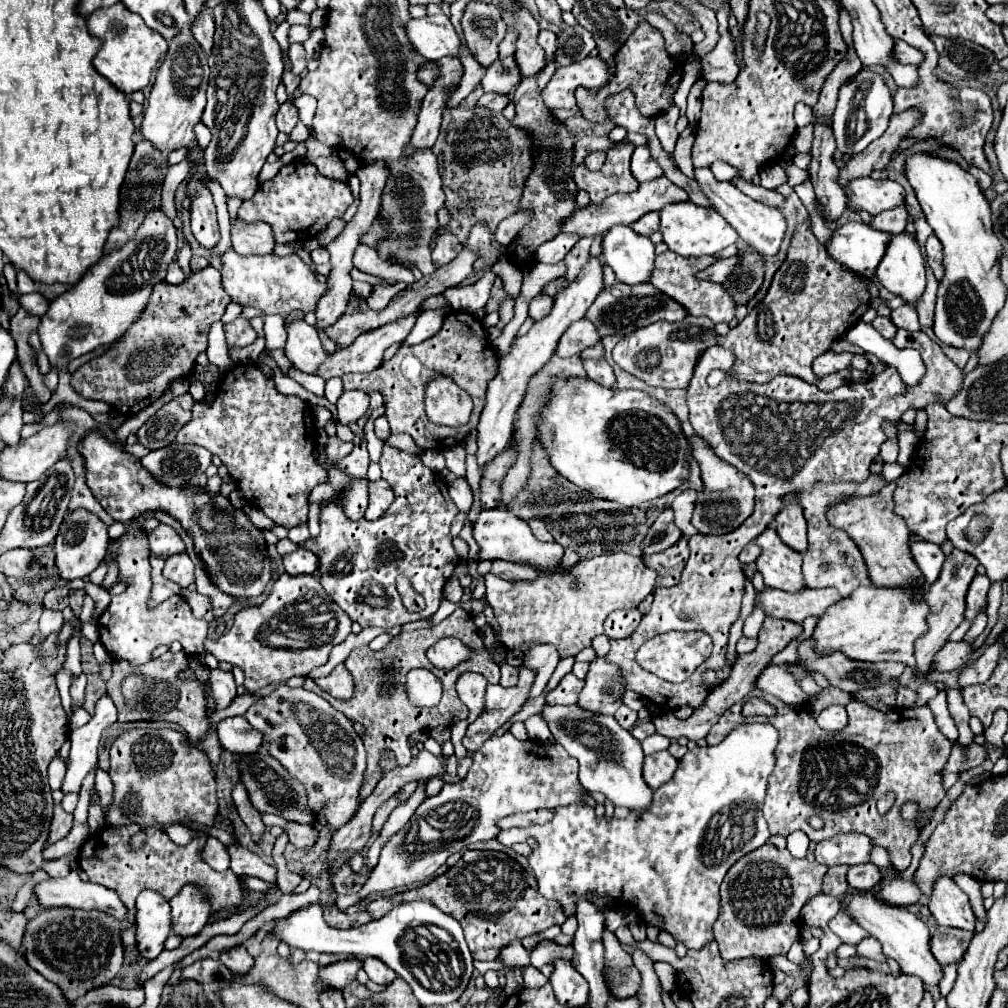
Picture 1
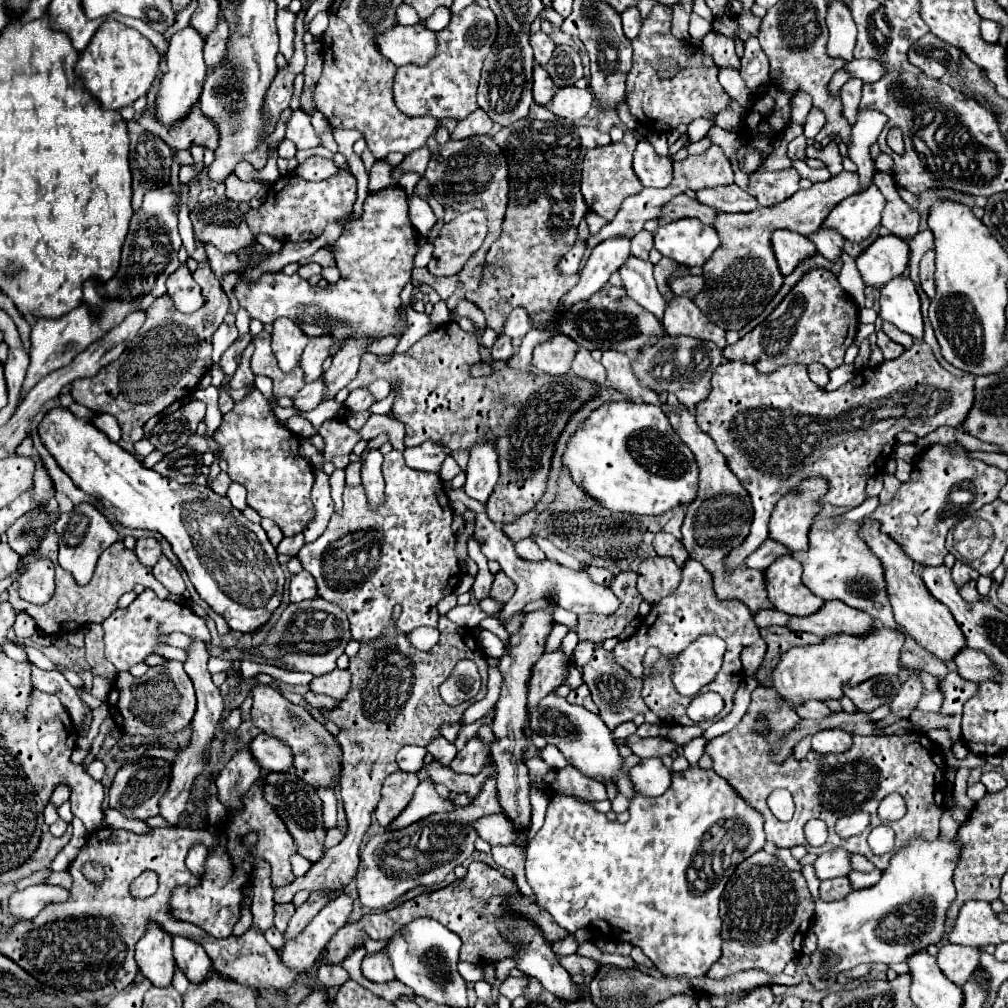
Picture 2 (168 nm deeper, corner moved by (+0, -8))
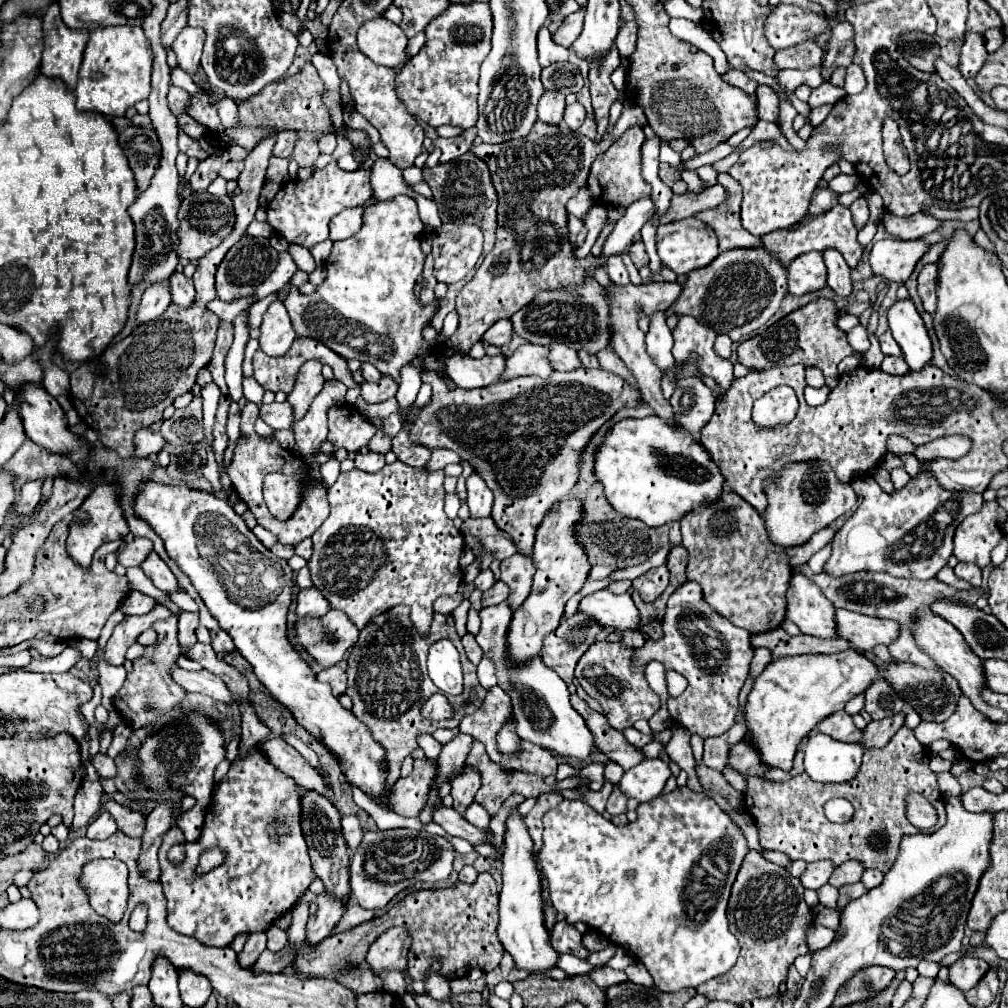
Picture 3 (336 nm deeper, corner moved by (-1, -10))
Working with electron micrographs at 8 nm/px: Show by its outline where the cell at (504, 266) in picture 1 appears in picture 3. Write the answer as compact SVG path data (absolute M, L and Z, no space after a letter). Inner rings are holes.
M499 320L497 324L493 324L485 334L483 334L483 340L481 342L487 342L487 344L493 344L493 346L503 346L511 340L511 334L513 334L513 328L511 328L511 322L509 320Z

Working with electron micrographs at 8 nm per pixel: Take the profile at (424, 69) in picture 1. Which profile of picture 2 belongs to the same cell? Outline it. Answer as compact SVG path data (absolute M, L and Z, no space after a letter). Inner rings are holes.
M470 4L466 6L460 14L454 14L450 24L438 32L438 54L434 56L434 60L428 62L428 66L404 66L398 68L396 78L394 78L394 100L396 106L408 114L408 116L434 116L434 118L466 118L468 114L472 114L478 104L476 104L476 90L478 90L478 80L480 80L480 72L482 72L482 64L484 58L488 56L488 50L492 50L492 42L496 42L496 34L498 34L498 20L494 16L494 12L490 8L480 8L478 4Z

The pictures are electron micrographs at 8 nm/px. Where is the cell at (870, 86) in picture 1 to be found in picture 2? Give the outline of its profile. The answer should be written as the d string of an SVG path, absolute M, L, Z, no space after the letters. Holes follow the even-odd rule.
M856 110L856 122L852 124L850 132L850 142L846 144L848 148L848 158L858 166L860 174L860 190L866 190L872 184L872 156L870 156L870 146L878 140L882 128L886 126L884 114L878 110Z

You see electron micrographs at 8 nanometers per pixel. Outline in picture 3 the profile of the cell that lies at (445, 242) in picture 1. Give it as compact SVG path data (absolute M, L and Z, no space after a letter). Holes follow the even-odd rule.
M441 224L433 232L433 274L437 282L453 284L471 272L483 250L483 234L473 224Z

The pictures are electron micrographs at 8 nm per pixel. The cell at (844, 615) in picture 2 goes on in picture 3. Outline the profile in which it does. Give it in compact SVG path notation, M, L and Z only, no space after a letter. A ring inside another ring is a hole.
M837 610L835 618L839 636L849 640L855 648L863 652L871 652L877 644L889 646L893 640L897 640L899 628L895 620L869 618L863 614L853 614L849 610Z

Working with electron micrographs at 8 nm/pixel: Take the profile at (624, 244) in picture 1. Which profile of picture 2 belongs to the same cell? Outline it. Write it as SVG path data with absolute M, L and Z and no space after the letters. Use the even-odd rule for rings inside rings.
M630 256L626 258L624 266L620 266L618 272L622 276L628 296L662 320L666 302L658 292L658 286L654 280L654 264L650 260L640 260L636 256Z

